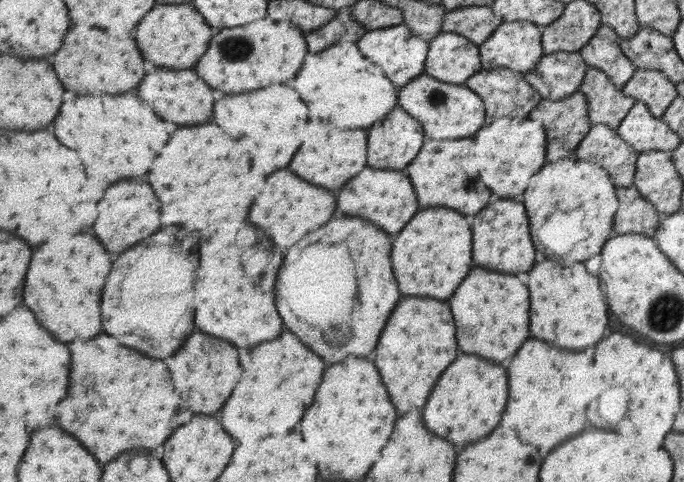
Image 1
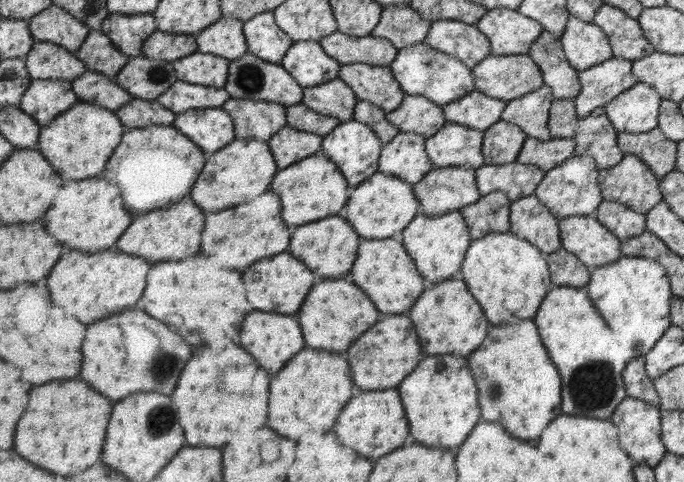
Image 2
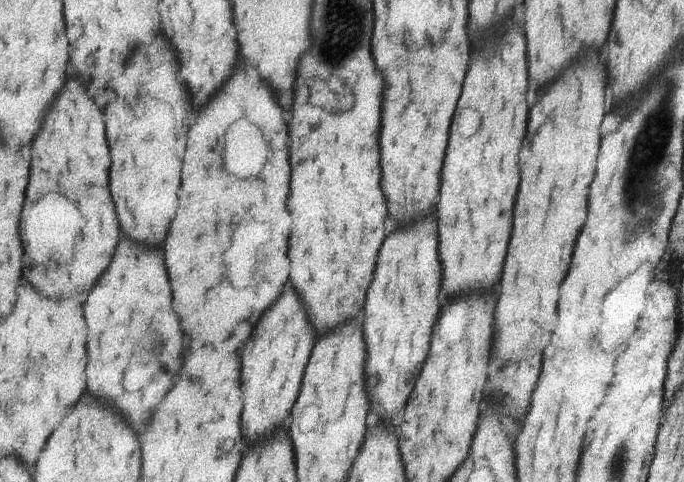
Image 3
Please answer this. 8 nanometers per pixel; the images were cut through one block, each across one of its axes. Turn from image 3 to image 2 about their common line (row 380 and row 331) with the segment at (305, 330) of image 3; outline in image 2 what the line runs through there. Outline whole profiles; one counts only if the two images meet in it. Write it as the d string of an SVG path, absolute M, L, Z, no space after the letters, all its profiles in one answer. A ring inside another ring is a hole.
M253 312L249 318L245 318L243 334L241 334L241 346L249 350L269 374L277 374L295 354L299 354L306 346L304 331L297 315L285 316L285 314L267 314L267 312Z

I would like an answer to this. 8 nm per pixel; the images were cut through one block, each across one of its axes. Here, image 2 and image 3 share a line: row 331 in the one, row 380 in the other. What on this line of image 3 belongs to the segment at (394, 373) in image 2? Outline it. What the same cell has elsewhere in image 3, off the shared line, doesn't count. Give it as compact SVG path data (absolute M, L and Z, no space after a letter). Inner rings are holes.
M429 214L425 218L421 218L421 222L413 222L413 224L407 224L399 230L395 230L395 234L391 234L387 240L385 240L385 246L381 248L381 258L377 258L377 274L375 274L375 280L373 280L373 286L369 286L369 302L365 304L365 340L367 340L367 346L369 346L369 362L367 362L367 380L369 380L369 396L371 396L371 406L373 410L379 412L379 416L383 420L393 420L397 408L403 408L415 388L415 380L417 376L421 376L421 368L423 368L423 362L429 354L429 346L431 346L431 332L433 332L433 326L437 322L437 316L441 312L441 302L439 302L439 294L441 294L441 286L443 286L443 266L439 266L439 236L435 232L439 230L439 224L437 224L437 218L435 214Z

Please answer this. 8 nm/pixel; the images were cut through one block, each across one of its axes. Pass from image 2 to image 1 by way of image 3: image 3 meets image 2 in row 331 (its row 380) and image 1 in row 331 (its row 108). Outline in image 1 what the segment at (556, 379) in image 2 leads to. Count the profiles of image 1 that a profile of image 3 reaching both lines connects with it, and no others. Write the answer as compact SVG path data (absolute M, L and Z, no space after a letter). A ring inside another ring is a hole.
M553 260L537 264L529 274L529 290L533 294L533 336L571 350L597 346L609 326L609 306L599 278L589 274L585 264L565 268Z

